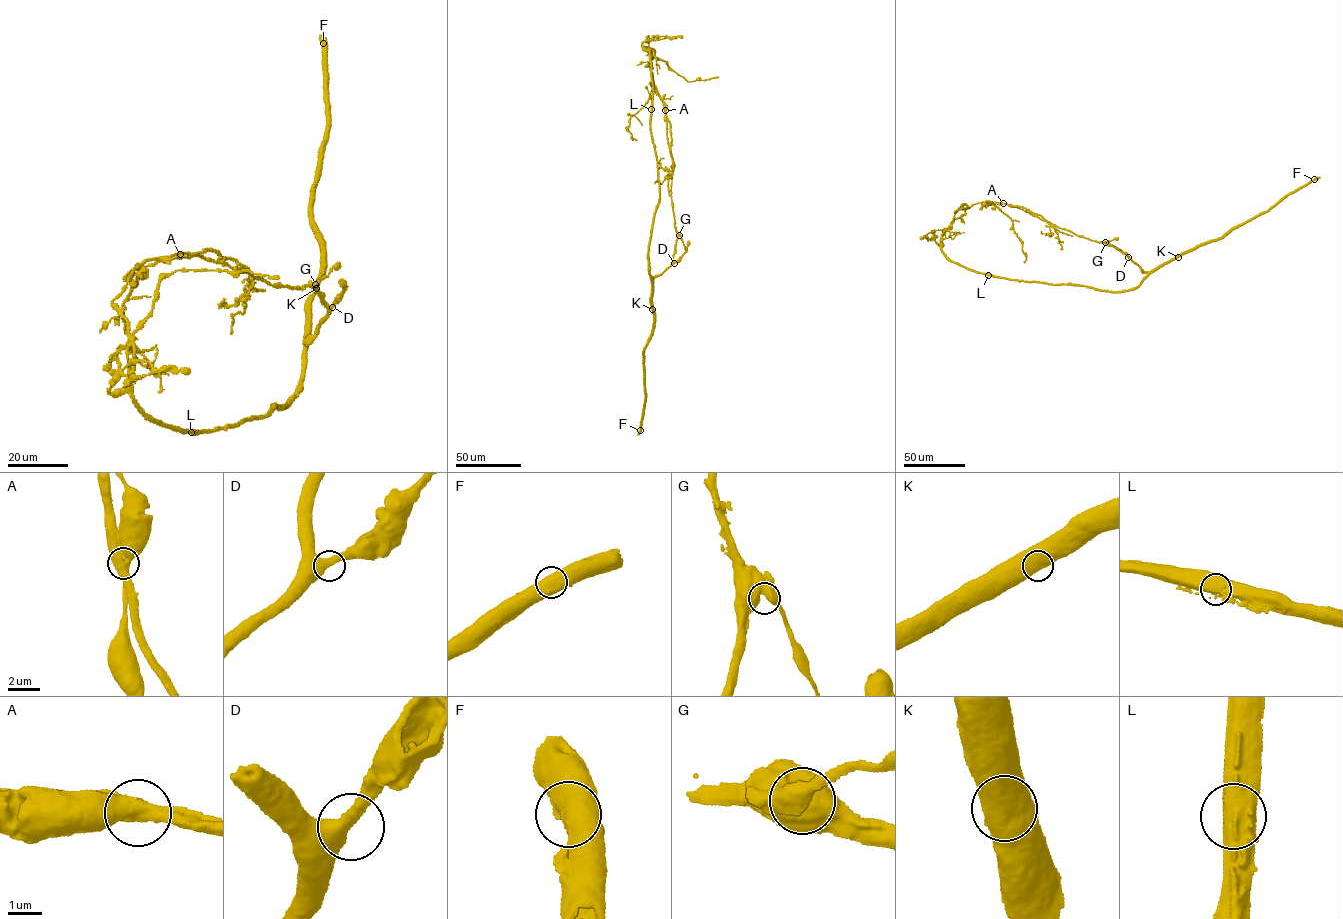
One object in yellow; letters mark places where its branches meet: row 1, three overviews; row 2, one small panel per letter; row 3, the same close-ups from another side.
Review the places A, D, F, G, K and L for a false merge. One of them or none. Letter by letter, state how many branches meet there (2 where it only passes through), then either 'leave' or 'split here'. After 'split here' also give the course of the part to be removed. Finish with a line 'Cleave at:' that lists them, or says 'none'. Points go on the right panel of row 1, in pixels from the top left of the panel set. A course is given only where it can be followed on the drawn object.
A: branches 2; split here; course (1003, 203), (985, 201), (972, 204), (948, 228), (936, 230), (929, 239), (924, 236)
D: branches 2; leave
F: branches 2; leave
G: branches 2; leave
K: branches 1; leave
L: branches 2; leave
Cleave at: A

